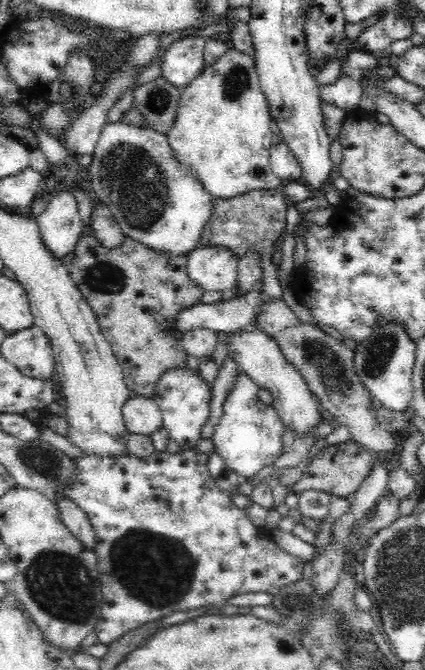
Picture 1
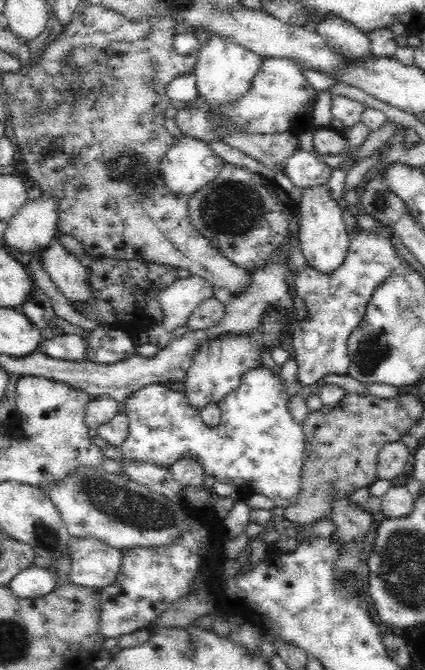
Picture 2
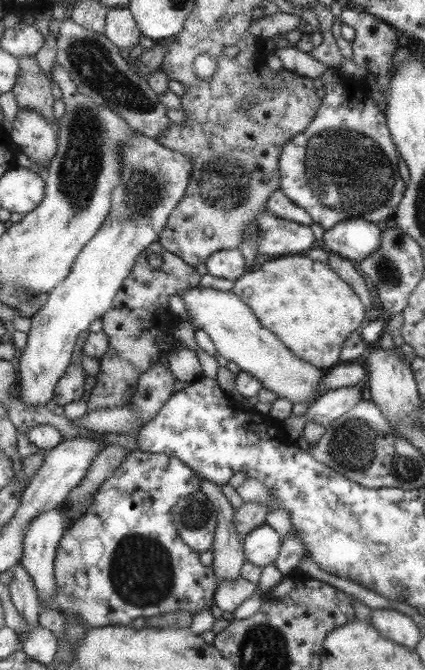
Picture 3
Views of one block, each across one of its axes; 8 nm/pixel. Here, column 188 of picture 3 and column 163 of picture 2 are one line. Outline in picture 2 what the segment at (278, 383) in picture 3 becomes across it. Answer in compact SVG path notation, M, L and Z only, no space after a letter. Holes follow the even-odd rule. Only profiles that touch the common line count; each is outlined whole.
M199 276L179 278L167 286L156 298L163 311L162 324L166 332L172 333L176 328L186 327L196 308L211 297L214 297L213 286Z

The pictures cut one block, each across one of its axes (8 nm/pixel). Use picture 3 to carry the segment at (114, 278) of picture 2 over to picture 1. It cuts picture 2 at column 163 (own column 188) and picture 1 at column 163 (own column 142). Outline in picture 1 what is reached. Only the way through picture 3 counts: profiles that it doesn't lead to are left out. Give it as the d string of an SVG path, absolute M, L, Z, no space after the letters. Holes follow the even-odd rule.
M86 227L82 230L75 249L62 259L72 281L95 312L101 334L110 344L115 358L121 365L126 386L143 397L152 397L155 390L154 382L160 379L161 375L172 369L187 368L185 350L182 346L174 348L178 346L178 341L174 338L174 324L179 313L195 306L204 294L188 277L187 256L188 253L167 255L128 237L124 238L119 247L104 247L92 235L90 228Z

